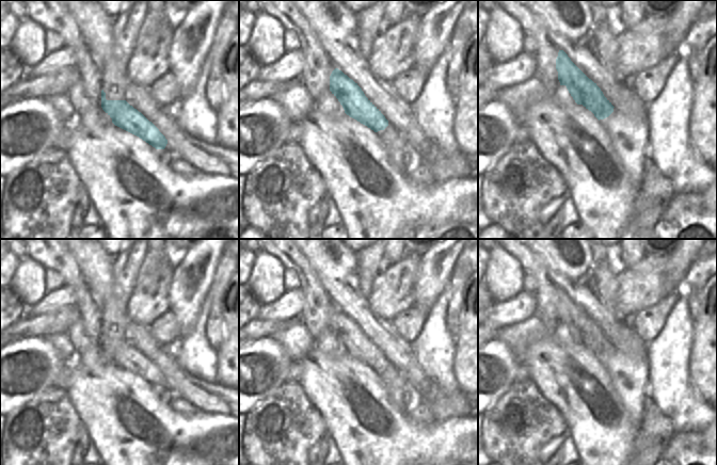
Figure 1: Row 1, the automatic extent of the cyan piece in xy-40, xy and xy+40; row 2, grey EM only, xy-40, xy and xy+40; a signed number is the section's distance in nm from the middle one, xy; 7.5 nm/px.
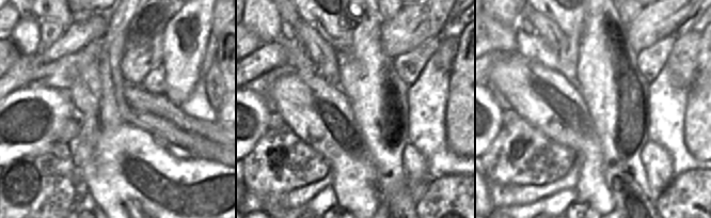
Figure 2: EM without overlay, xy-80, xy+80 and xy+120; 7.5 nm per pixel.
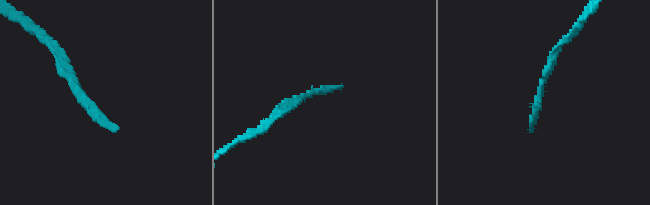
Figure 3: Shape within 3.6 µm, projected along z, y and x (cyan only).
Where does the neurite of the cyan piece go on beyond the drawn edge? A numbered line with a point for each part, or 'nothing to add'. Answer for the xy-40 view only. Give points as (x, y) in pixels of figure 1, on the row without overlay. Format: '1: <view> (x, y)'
1: xy-40 (224, 402)

